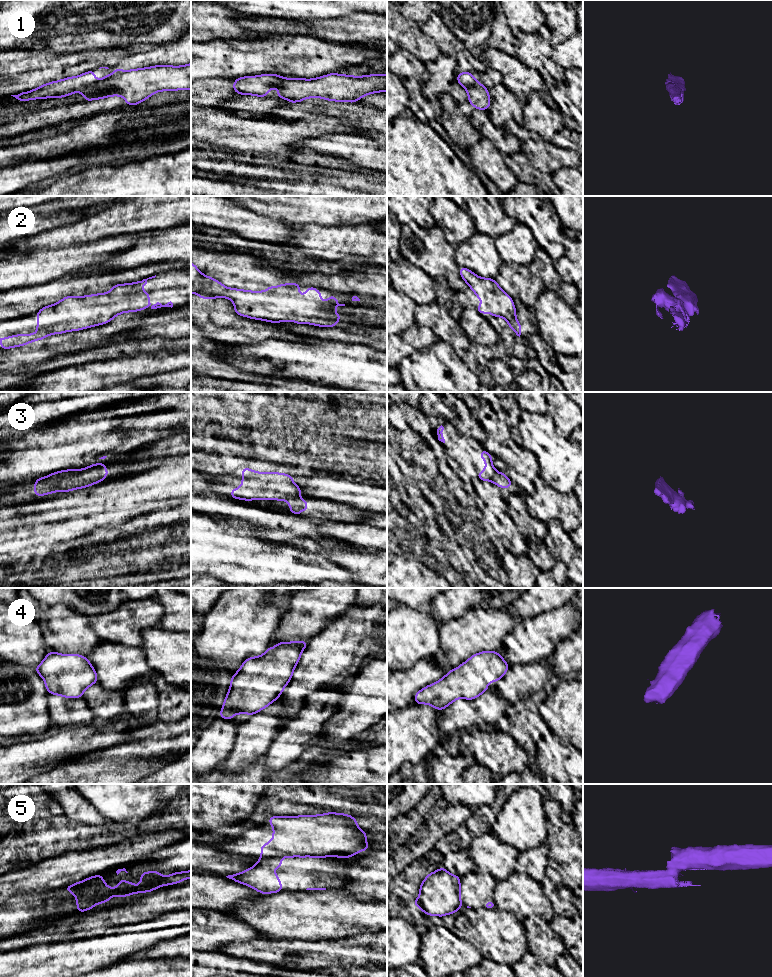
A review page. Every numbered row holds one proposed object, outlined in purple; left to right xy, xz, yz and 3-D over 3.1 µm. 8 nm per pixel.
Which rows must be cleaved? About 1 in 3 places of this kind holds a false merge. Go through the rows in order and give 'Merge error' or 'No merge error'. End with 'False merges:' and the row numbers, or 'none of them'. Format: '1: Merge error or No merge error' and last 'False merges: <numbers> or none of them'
1: No merge error
2: No merge error
3: Merge error
4: No merge error
5: Merge error
False merges: 3, 5

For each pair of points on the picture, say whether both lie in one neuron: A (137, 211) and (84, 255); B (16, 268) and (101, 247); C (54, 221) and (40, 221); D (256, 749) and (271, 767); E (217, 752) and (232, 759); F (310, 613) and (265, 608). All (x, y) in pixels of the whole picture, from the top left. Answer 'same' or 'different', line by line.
A: different
B: same
C: same
D: different
E: different
F: different

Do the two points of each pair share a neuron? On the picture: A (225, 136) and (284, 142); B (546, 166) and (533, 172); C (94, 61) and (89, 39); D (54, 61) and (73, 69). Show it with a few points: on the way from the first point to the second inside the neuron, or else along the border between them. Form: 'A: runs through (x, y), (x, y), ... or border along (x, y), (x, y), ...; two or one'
A: runs through (240, 139), (269, 139); one
B: border along (523, 151), (528, 159), (542, 172); two
C: border along (110, 47), (85, 49), (69, 53); two
D: runs through (59, 64), (68, 65); one

